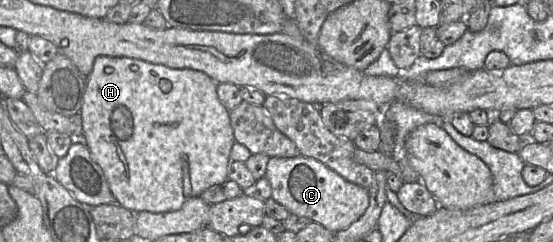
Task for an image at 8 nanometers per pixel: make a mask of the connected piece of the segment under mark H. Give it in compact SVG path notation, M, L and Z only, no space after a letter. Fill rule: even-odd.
M98 56L94 61L92 72L87 77L80 114L86 145L93 159L102 168L117 203L135 213L141 211L153 213L177 211L189 198L199 197L207 188L228 180L230 153L235 142L230 110L218 98L217 83L204 72L194 69L173 69L165 65L129 57Z

